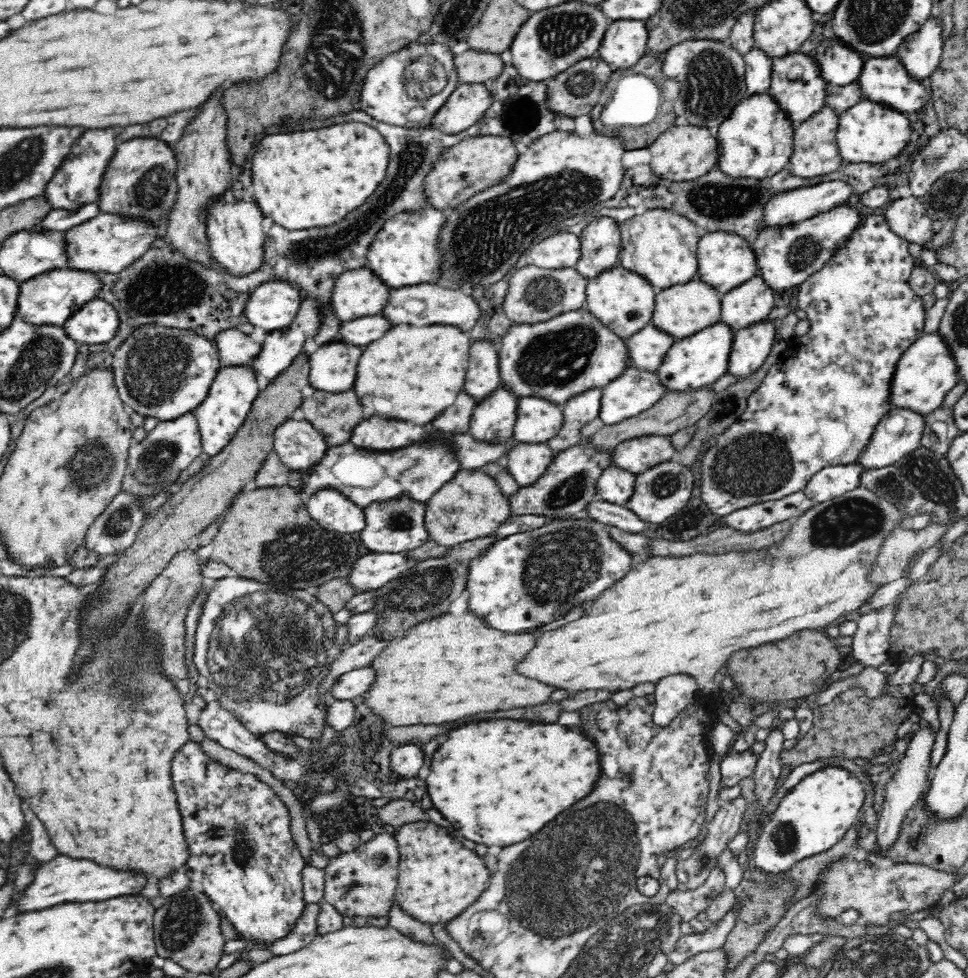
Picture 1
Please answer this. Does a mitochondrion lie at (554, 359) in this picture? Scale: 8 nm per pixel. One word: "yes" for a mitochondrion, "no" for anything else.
yes

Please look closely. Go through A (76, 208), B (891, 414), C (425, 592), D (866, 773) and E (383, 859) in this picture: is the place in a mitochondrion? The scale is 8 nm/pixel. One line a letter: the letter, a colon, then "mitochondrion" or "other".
A: other
B: other
C: mitochondrion
D: other
E: other

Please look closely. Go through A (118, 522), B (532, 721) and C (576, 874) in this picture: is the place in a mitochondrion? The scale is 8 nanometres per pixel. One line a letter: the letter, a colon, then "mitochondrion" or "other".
A: mitochondrion
B: other
C: mitochondrion

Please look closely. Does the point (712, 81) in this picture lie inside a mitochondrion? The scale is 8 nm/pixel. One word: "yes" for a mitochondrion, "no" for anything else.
yes

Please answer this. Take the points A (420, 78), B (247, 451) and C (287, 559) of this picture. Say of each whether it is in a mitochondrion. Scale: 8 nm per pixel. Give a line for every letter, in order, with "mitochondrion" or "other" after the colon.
A: mitochondrion
B: other
C: mitochondrion

